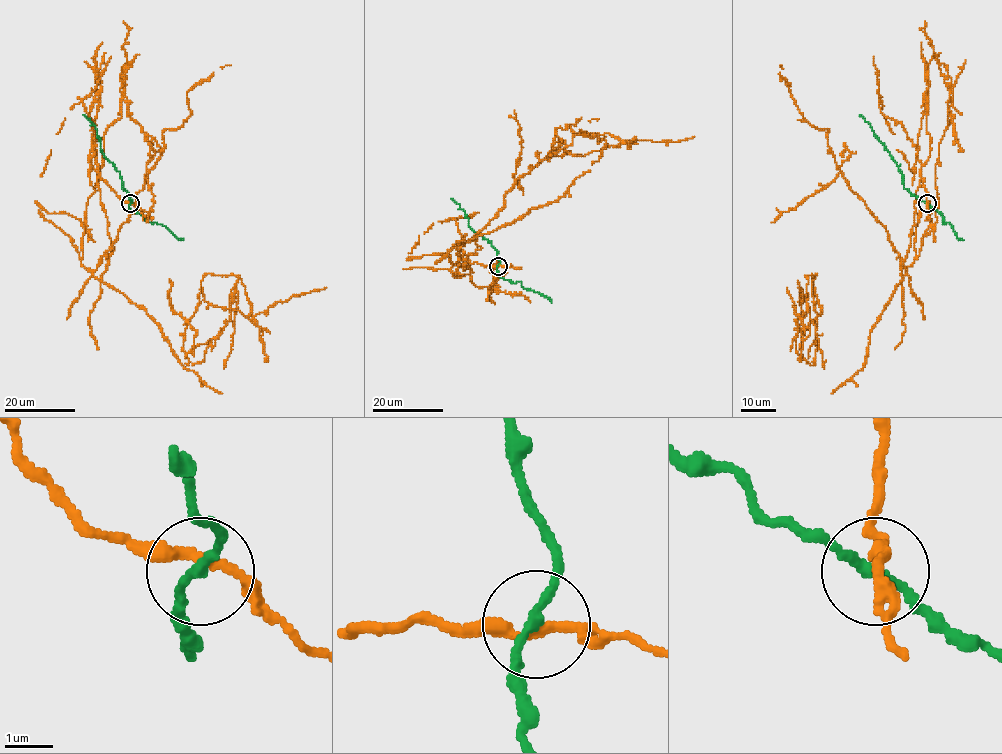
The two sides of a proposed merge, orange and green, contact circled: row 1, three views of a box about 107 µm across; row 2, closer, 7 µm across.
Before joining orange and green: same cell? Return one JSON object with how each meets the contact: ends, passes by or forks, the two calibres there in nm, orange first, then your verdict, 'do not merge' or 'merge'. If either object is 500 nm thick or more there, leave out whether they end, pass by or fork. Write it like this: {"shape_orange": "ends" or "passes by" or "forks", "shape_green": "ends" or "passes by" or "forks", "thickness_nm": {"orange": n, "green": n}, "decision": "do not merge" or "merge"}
{"shape_orange": "passes by", "shape_green": "passes by", "thickness_nm": {"orange": 200, "green": 190}, "decision": "do not merge"}

